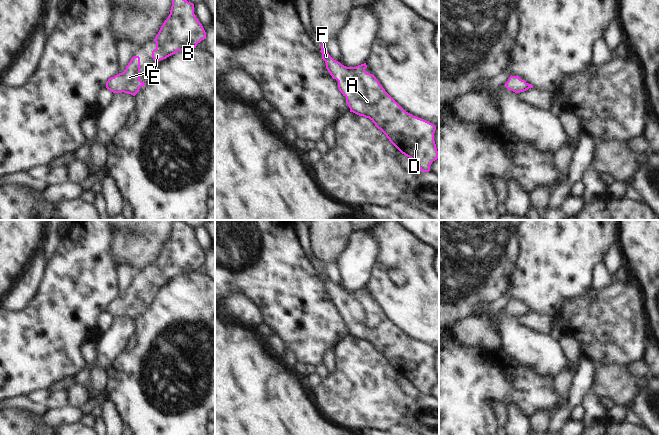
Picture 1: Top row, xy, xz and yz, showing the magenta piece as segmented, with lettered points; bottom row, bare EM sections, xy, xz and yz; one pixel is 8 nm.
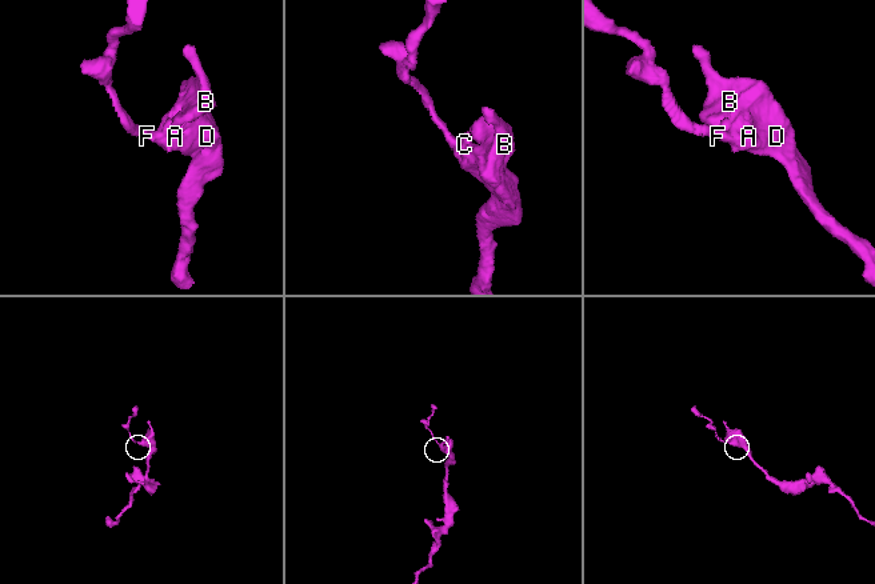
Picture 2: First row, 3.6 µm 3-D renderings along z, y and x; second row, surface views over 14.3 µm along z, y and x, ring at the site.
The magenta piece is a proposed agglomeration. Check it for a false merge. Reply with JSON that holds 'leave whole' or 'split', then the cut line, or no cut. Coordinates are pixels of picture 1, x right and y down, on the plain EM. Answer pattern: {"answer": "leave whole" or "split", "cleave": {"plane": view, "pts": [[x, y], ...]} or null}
{"answer": "leave whole", "cleave": null}

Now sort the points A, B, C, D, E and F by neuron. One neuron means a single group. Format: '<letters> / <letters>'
A B C D E F

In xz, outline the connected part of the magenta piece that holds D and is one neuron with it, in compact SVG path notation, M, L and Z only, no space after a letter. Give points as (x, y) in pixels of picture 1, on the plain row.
M321 267L322 283L333 303L338 305L338 313L346 321L346 328L359 340L369 342L380 353L389 365L405 380L411 382L423 396L430 395L430 389L438 383L434 365L436 350L424 343L406 336L380 309L373 298L367 297L366 287L356 291L346 291L334 284Z

